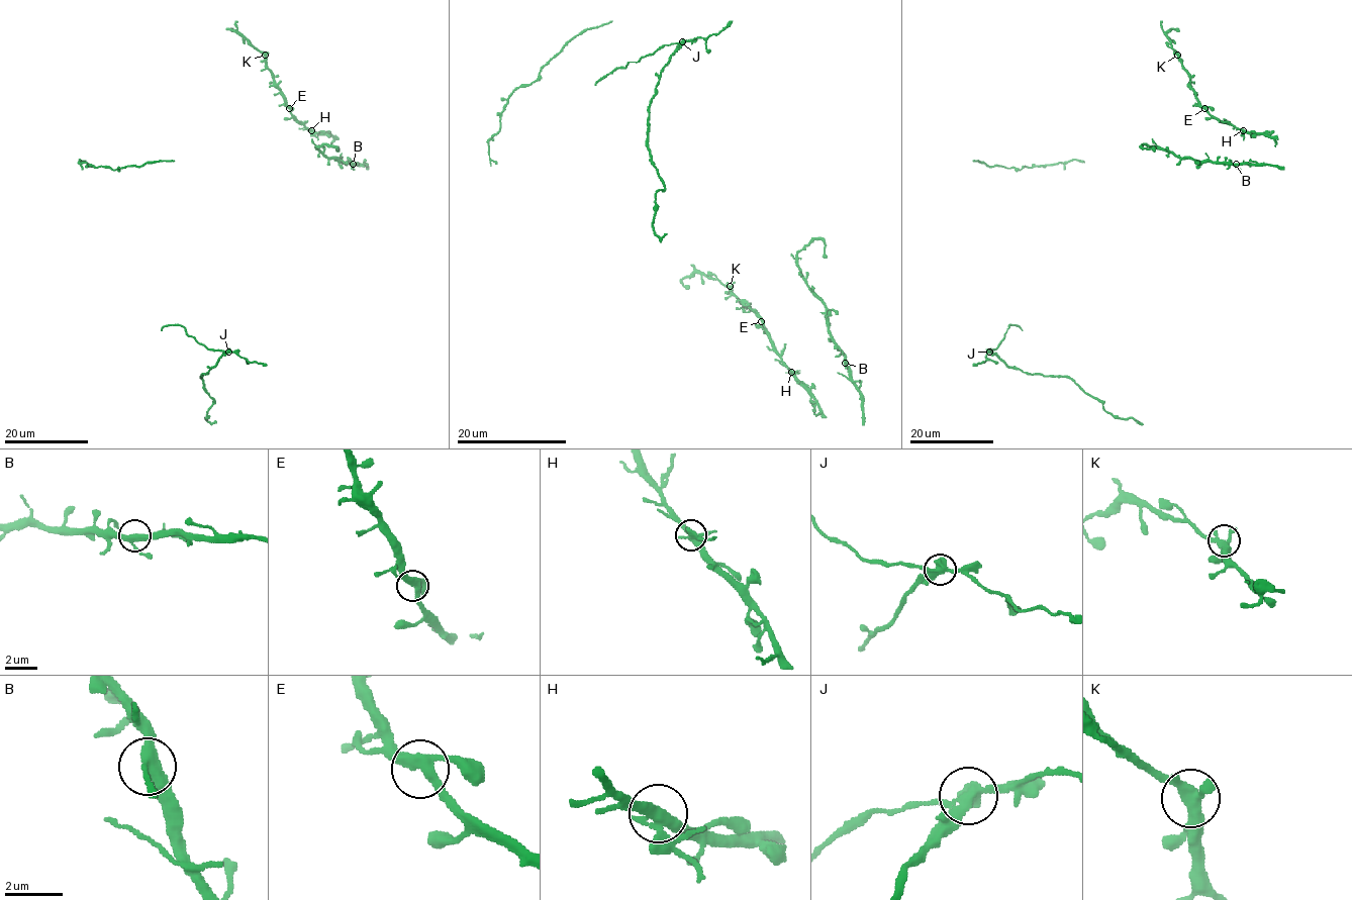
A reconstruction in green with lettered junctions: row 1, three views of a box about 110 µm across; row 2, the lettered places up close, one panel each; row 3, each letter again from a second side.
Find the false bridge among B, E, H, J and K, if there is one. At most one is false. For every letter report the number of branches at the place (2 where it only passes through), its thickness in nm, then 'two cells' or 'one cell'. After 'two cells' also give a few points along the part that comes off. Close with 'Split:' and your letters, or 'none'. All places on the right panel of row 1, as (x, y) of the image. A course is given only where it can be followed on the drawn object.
B: 3 | 360 nm | one cell
E: 3 | 320 nm | one cell
H: 3 | 320 nm | one cell
J: 3 | 340 nm | two cells | (989, 352), (1004, 336), (1008, 325), (1018, 325), (1023, 330)
K: 3 | 320 nm | one cell
Split: J

